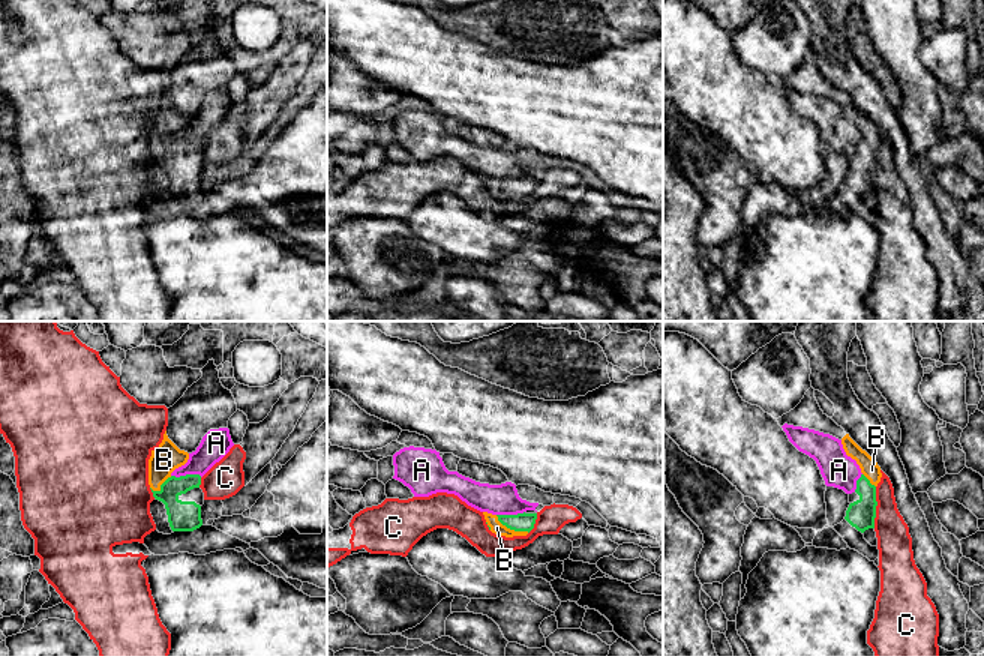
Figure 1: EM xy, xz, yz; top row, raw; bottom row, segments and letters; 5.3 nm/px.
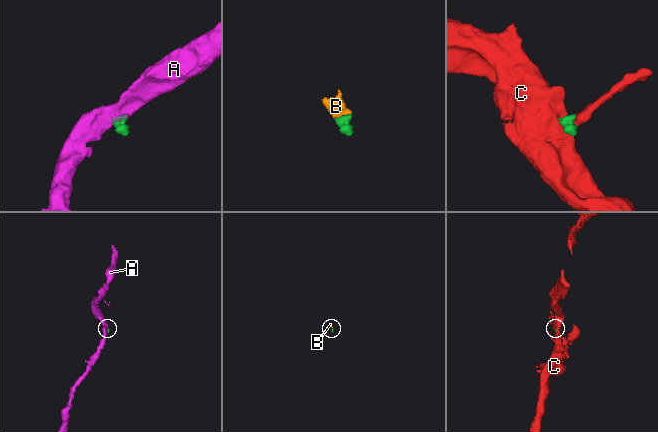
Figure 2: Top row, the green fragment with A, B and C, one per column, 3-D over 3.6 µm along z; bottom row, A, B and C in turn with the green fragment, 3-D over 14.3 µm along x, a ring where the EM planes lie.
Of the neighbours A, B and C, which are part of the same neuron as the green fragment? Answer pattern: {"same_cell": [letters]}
{"same_cell": ["B"]}

